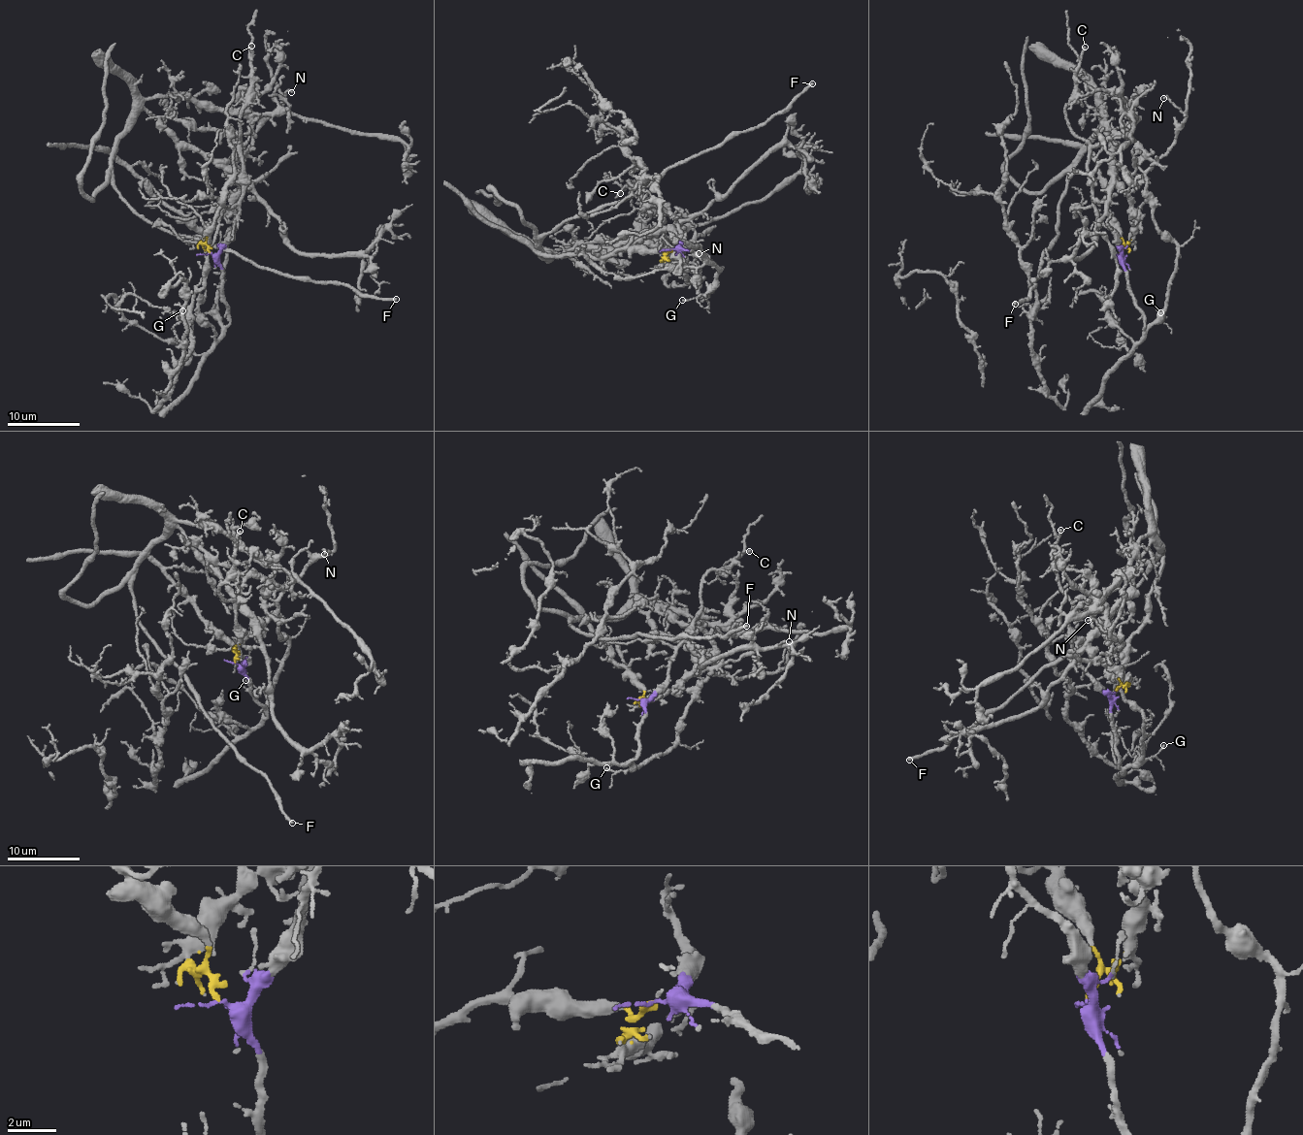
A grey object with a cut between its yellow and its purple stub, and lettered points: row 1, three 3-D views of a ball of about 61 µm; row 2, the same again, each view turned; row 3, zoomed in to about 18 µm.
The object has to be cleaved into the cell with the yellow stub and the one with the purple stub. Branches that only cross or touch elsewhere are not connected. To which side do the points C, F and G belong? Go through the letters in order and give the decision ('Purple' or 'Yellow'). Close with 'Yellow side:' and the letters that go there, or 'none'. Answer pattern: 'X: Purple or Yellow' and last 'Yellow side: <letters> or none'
C: Purple
F: Yellow
G: Purple
Yellow side: F

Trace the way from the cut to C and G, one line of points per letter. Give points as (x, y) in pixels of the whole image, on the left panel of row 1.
C: (210, 253), (216, 253), (240, 214), (242, 170), (239, 127), (250, 86), (252, 45)
G: (210, 253), (220, 268), (229, 323), (225, 325), (206, 313), (196, 315), (181, 309)

